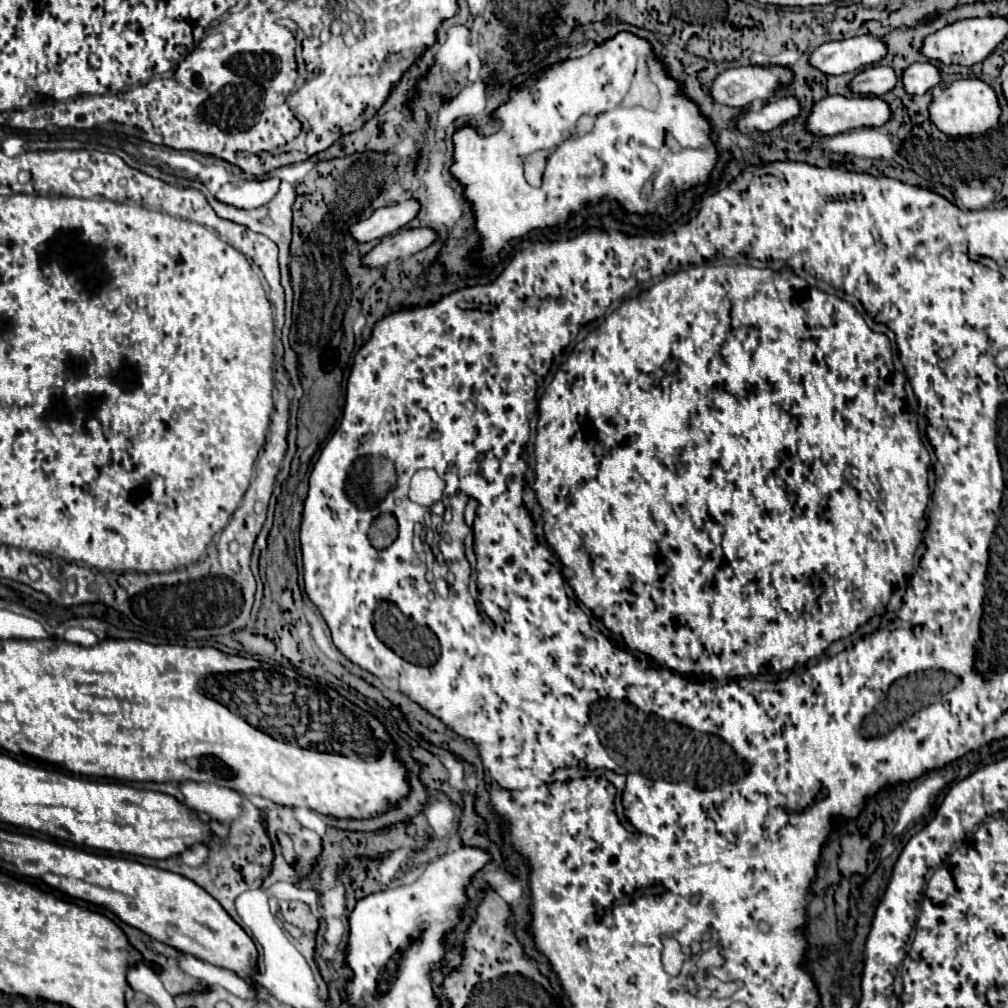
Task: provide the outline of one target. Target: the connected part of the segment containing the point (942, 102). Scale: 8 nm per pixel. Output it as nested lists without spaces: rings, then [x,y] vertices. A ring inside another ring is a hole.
[[[971,78],[971,80],[957,80],[947,88],[943,88],[941,92],[937,92],[929,106],[929,114],[931,114],[931,122],[941,132],[949,136],[973,136],[973,134],[985,134],[987,130],[999,124],[1001,106],[995,90],[989,84]]]

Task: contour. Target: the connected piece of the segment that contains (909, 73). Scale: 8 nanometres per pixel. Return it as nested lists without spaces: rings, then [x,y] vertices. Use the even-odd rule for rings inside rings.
[[[917,62],[903,72],[901,80],[909,94],[925,94],[937,84],[941,84],[943,78],[941,70],[937,70],[937,66],[933,66],[931,62]]]

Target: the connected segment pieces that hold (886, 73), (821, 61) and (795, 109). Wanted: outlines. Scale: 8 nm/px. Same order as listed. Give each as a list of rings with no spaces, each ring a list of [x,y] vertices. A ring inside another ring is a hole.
[[[873,66],[873,68],[859,72],[853,78],[851,90],[857,94],[881,96],[881,94],[893,90],[895,84],[897,84],[897,74],[895,74],[895,70],[891,70],[891,66]]]
[[[871,34],[827,42],[811,54],[811,64],[825,74],[845,74],[877,64],[887,56],[887,44]]]
[[[793,96],[785,98],[771,98],[767,104],[757,104],[753,106],[747,114],[743,114],[737,120],[737,128],[757,128],[761,132],[775,130],[783,122],[797,118],[801,114],[801,104]]]

